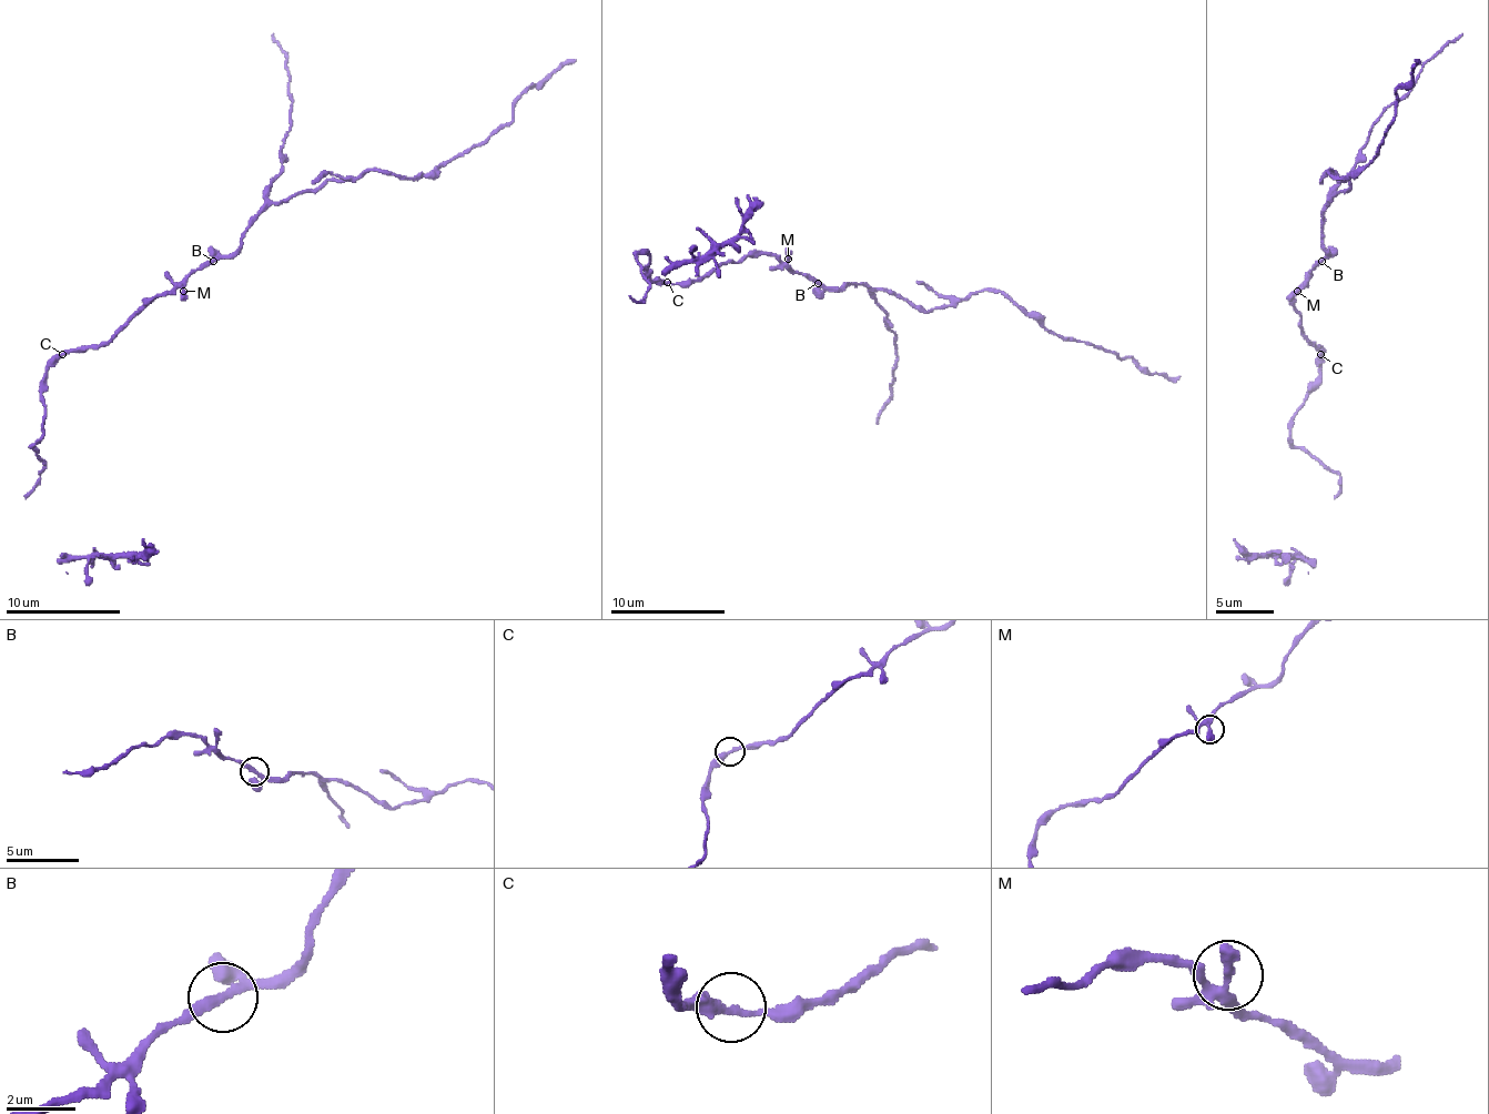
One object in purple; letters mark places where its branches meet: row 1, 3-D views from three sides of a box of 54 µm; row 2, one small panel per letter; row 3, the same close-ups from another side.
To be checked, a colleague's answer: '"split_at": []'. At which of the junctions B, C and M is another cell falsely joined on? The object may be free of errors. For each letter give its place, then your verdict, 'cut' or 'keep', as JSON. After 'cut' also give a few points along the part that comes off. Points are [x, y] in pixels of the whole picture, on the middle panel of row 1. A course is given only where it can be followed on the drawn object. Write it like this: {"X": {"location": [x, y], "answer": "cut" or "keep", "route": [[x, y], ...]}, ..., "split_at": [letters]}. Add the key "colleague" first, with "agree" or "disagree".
{"colleague": "disagree", "B": {"location": [818, 283], "answer": "cut", "route": [[817, 282], [891, 291], [925, 311], [972, 293], [1006, 293], [1050, 331], [1131, 356], [1151, 374], [1179, 376]]}, "C": {"location": [667, 282], "answer": "keep"}, "M": {"location": [788, 259], "answer": "keep"}, "split_at": ["B"]}

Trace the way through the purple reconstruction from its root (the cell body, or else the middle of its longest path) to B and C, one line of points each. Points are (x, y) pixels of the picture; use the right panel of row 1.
B: (1297, 287), (1320, 262)
C: (1297, 287), (1292, 293), (1292, 305), (1300, 316), (1300, 331), (1323, 351), (1320, 354)

